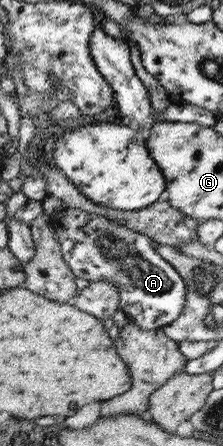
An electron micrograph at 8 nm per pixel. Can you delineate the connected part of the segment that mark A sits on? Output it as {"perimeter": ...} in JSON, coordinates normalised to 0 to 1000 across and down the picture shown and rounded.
{"perimeter":[[[291,462],[287,471],[229,491],[251,543],[314,610],[341,623],[381,626],[395,632],[426,628],[507,632],[529,648],[534,693],[623,738],[717,738],[767,724],[812,702],[830,682],[834,639],[807,617],[758,599],[758,590],[700,570],[700,545],[655,527],[632,527],[529,496],[502,496],[475,482],[426,482],[336,464]]]}

